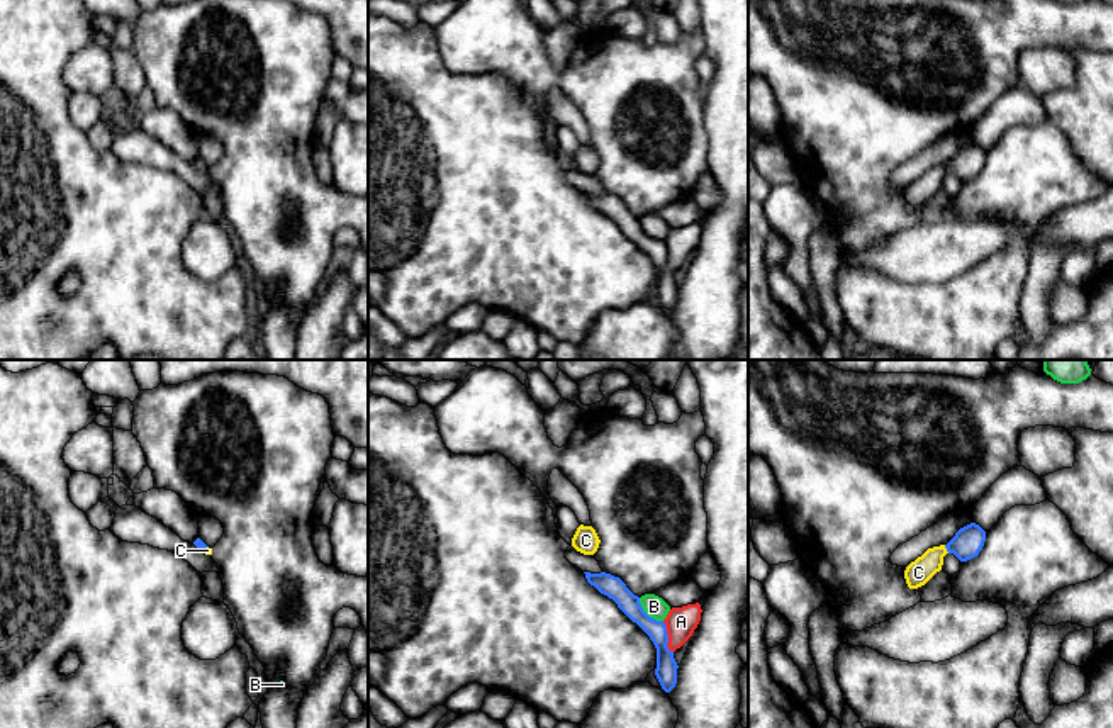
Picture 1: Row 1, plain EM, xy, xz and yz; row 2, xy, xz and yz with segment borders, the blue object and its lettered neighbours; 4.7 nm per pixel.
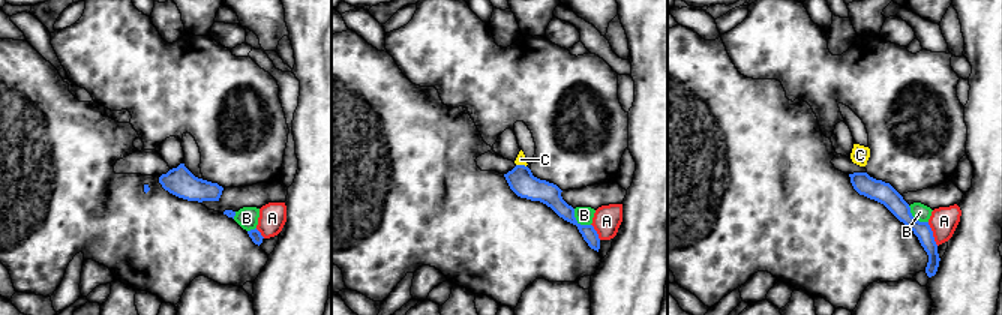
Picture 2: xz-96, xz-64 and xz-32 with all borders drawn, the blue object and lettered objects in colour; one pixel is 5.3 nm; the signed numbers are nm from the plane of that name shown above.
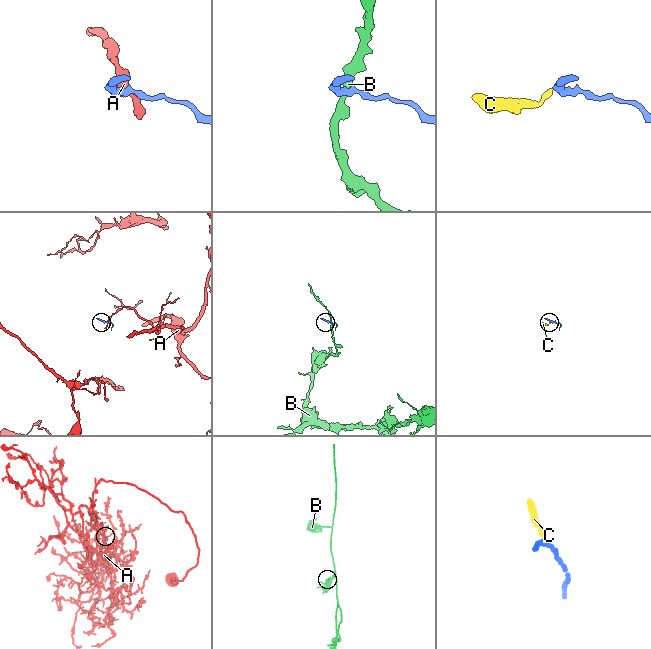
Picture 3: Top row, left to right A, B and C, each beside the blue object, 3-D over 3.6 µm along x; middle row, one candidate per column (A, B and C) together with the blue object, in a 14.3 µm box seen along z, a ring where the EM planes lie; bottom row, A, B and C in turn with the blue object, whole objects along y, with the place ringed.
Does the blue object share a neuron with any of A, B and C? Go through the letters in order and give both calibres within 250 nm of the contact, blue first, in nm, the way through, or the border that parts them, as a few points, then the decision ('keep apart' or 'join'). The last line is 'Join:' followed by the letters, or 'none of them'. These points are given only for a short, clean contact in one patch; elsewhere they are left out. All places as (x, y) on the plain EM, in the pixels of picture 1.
A: calibres 100 and 140 nm; border xz (662, 241), (667, 252), (667, 267), (672, 272); keep apart
B: calibres 100 and 100 nm; border xz (638, 218), (643, 229), (662, 241); keep apart
C: calibres 140 and 120 nm; way yz (969, 160), (964, 165), (945, 167), (918, 192); join
Join: C

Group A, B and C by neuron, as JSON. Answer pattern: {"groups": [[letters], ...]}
{"groups": [["A"], ["B"], ["C"]]}

